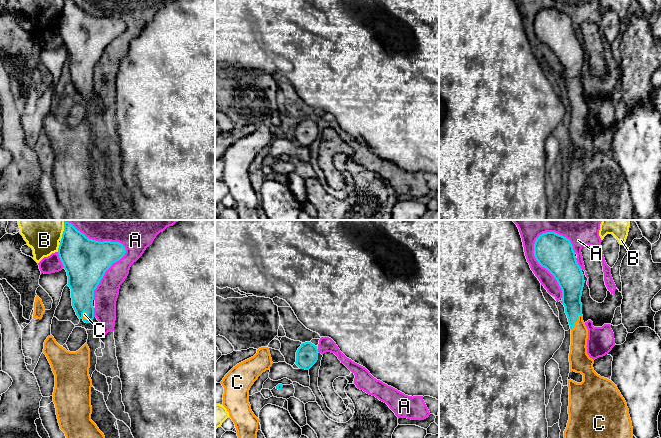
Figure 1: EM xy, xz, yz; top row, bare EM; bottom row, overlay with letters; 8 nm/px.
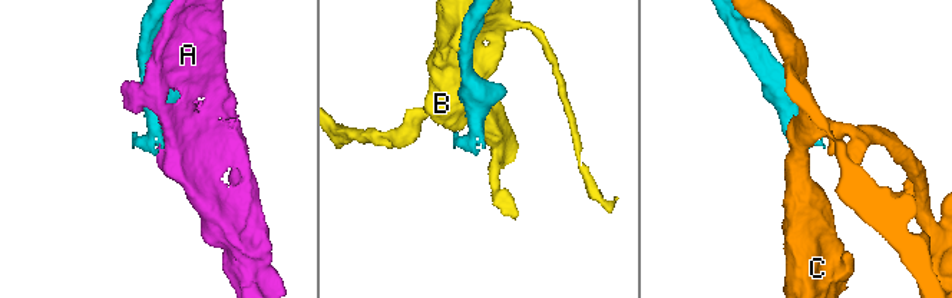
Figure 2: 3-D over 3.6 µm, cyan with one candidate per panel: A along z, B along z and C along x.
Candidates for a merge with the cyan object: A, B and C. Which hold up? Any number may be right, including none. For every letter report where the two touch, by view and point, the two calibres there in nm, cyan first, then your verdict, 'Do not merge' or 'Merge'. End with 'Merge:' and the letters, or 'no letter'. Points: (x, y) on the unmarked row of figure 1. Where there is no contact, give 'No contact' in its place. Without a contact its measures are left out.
A: Touches cyan at xy (124, 24). Thickness 280 nm (cyan) against 220 nm. Do not merge
B: Touches cyan at xy (59, 23). Thickness 360 nm (cyan) against 240 nm. Do not merge
C: Touches cyan at yz (576, 97). Thickness 160 nm (cyan) against 140 nm. Merge
Merge: C

